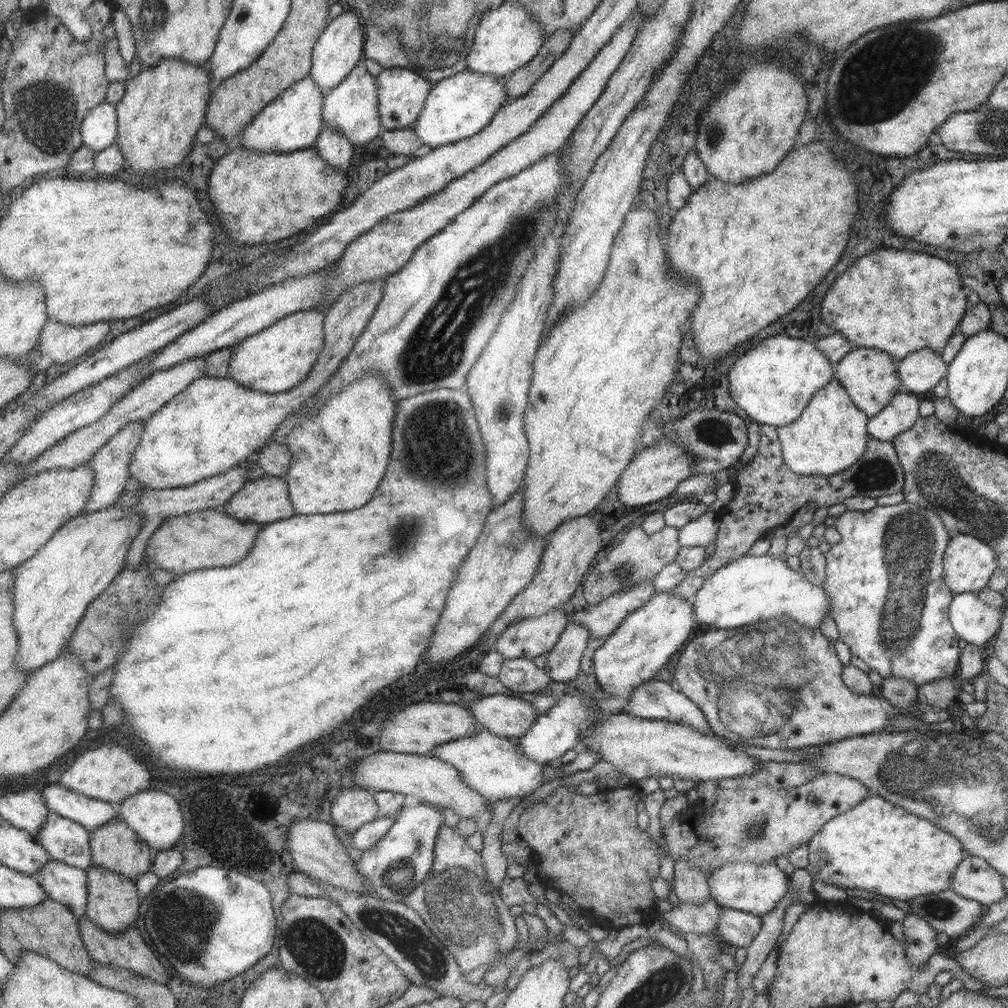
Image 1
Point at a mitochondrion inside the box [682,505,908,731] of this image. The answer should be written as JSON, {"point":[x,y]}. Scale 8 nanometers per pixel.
{"point":[742,644]}

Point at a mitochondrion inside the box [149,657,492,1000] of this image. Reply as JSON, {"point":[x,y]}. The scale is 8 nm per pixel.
{"point":[319,949]}

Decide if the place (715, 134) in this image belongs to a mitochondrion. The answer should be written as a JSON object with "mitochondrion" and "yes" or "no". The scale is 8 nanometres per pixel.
{"mitochondrion":"yes"}

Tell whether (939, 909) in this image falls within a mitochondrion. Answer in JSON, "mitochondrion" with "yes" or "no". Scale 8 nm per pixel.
{"mitochondrion":"yes"}

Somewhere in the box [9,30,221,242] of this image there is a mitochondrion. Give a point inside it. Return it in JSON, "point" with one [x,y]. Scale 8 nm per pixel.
{"point":[52,111]}

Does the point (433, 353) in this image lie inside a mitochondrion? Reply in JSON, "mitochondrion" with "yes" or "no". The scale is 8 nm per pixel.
{"mitochondrion":"yes"}

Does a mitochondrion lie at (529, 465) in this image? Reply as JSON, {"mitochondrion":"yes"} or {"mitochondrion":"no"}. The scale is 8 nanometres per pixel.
{"mitochondrion":"no"}

